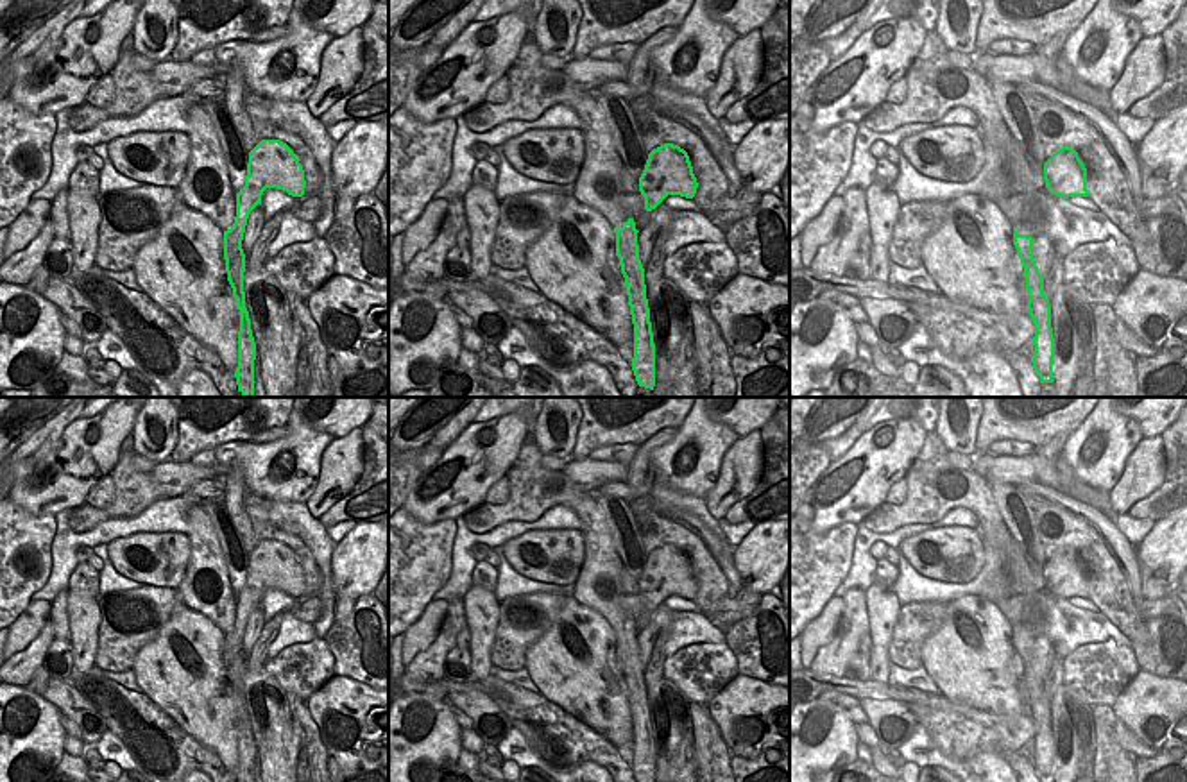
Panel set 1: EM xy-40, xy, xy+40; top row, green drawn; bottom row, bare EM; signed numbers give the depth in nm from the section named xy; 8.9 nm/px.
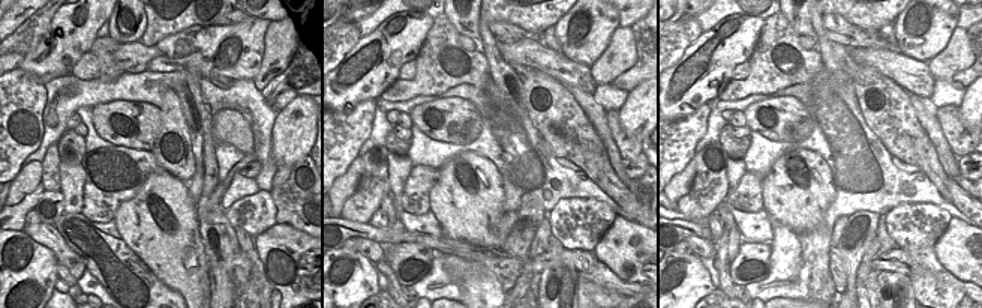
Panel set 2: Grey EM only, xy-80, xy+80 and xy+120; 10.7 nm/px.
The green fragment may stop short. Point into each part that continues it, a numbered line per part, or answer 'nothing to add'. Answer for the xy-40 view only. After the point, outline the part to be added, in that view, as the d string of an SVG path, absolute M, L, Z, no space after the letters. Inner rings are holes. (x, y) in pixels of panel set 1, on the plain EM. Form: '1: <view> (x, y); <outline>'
1: xy-40 (206, 589); M197 505L188 508L186 523L190 558L177 587L181 603L227 632L236 617L236 594L231 589L217 533L208 514Z

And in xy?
1: xy (534, 489); M525 440L508 478L510 497L505 505L483 503L464 515L467 530L487 533L508 521L534 523L555 505L569 506L580 519L585 564L575 582L573 598L600 612L612 628L623 628L628 614L621 608L623 562L614 548L596 492L582 492L562 471L541 465L542 453Z

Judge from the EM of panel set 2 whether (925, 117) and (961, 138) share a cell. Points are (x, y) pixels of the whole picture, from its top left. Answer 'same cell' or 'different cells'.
different cells

